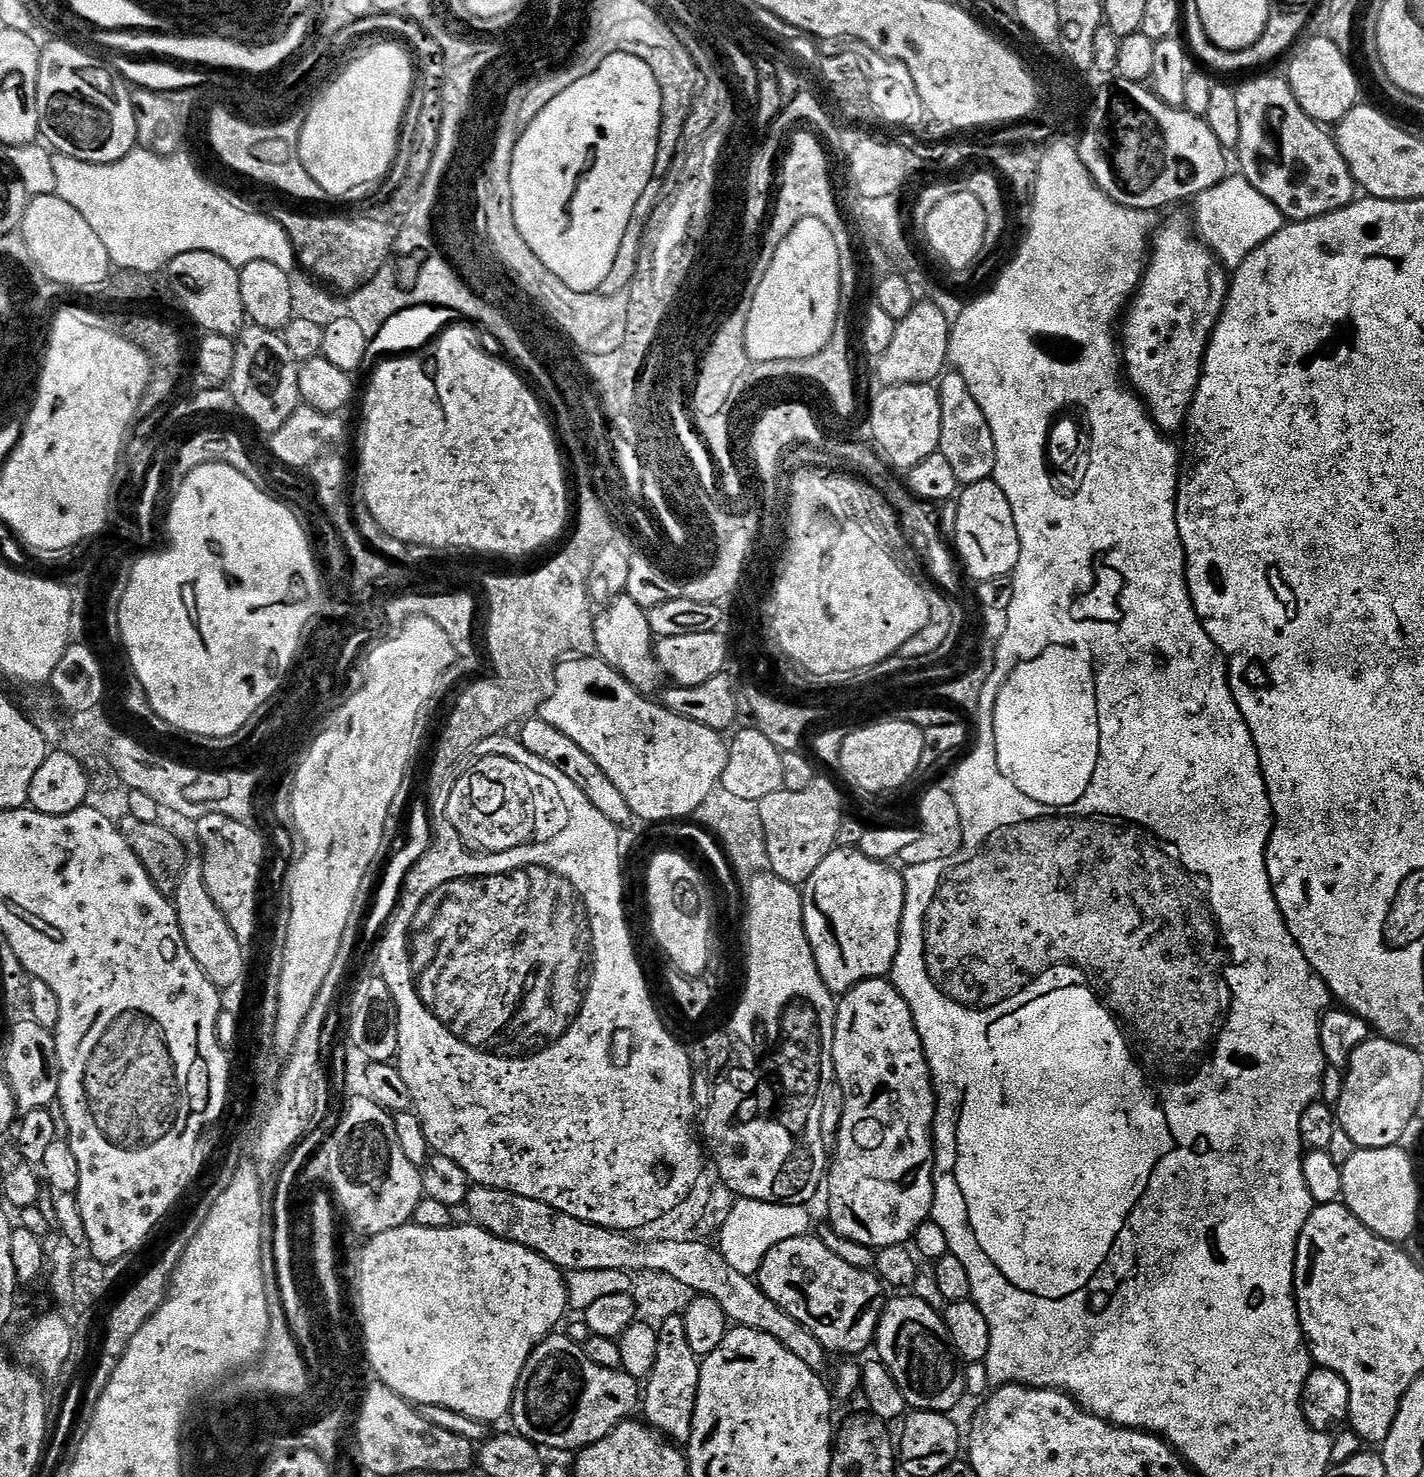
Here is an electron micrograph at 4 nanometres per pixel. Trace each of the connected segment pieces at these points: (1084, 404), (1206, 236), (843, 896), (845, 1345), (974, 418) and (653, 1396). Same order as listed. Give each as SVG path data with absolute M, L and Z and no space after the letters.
M1087 399L1073 400L1051 412L1044 436L1046 445L1043 446L1041 463L1045 466L1049 487L1058 498L1077 499L1087 483L1088 472L1091 471L1091 462L1094 459L1095 431Z
M1243 174L1225 176L1220 184L1207 188L1202 195L1195 197L1195 204L1195 231L1199 239L1212 249L1216 259L1228 270L1239 268L1253 250L1265 244L1286 223L1284 216L1274 206L1274 202L1258 194L1258 190L1250 186L1250 182Z
M837 846L802 885L804 929L822 978L834 994L849 992L864 980L887 977L892 971L900 949L904 878L890 867L855 847Z
M809 1234L778 1242L778 1246L774 1246L774 1250L770 1250L760 1264L758 1283L771 1300L776 1300L778 1306L787 1308L790 1318L802 1322L802 1326L806 1326L806 1330L810 1330L810 1334L814 1334L814 1338L818 1338L818 1342L822 1342L829 1353L864 1352L873 1347L886 1303L884 1281L875 1271L856 1269L849 1263L842 1262L841 1258L832 1254L815 1235Z
M955 370L947 372L949 373L943 378L941 384L938 384L943 418L938 450L949 459L954 476L958 478L960 484L972 485L974 482L991 479L994 462L997 460L997 450L994 447L990 424L982 413L982 408L975 402L974 396L970 394L965 379Z
M658 1331L658 1358L642 1388L643 1419L663 1437L677 1445L687 1445L694 1426L694 1406L698 1402L701 1357L690 1350L683 1333Z

